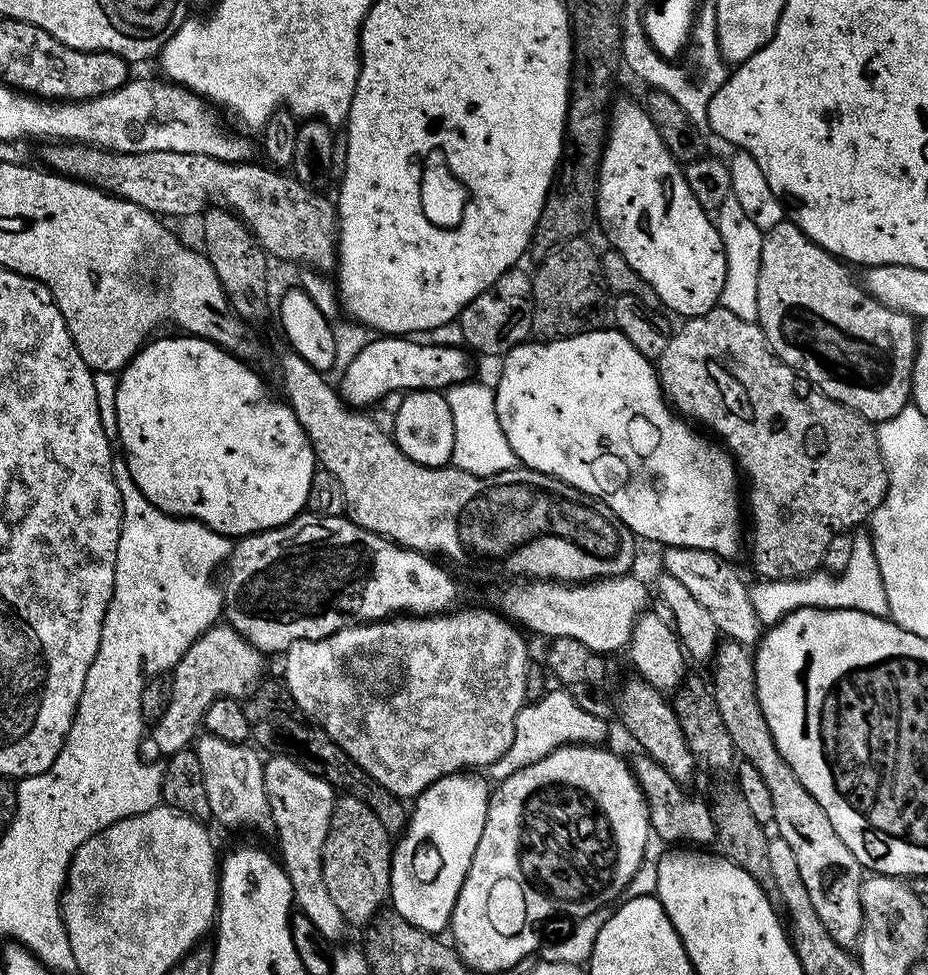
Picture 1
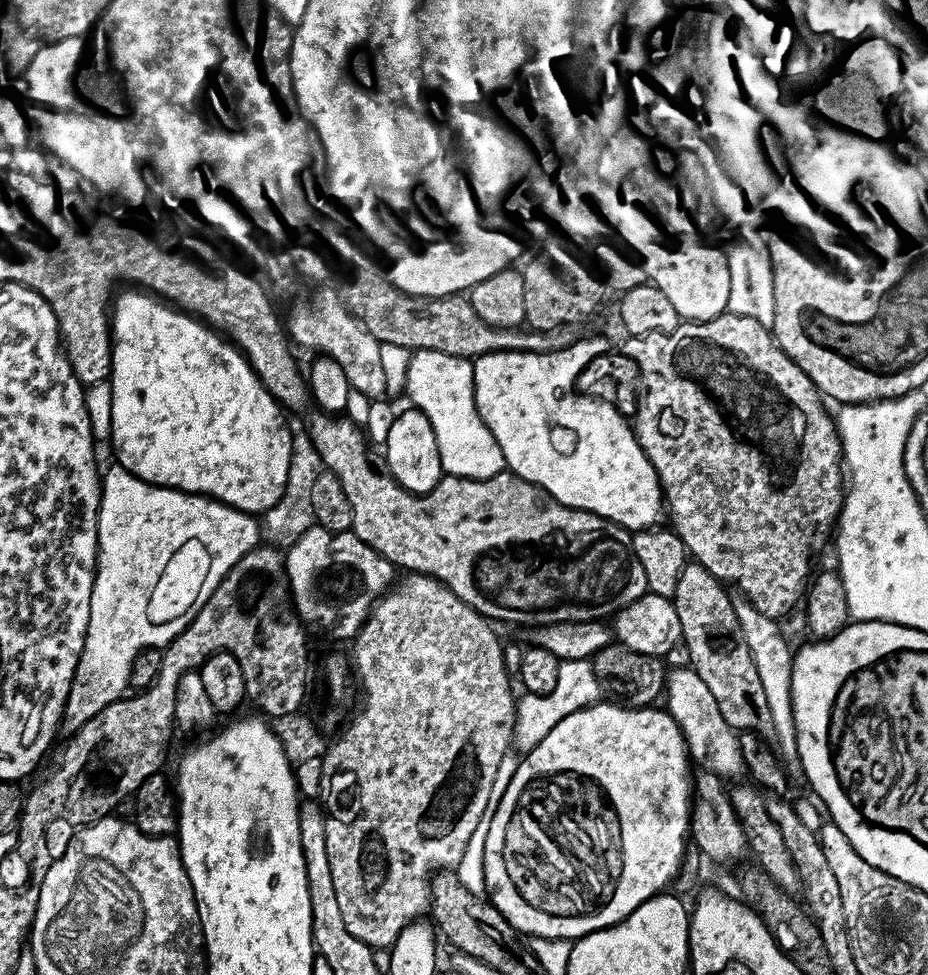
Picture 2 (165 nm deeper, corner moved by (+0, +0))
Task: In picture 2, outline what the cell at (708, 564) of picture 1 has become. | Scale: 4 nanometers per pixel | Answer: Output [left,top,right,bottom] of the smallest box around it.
[735,600,796,758]

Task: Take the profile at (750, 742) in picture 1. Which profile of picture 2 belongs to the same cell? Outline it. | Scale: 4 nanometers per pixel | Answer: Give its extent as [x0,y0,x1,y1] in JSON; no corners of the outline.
[671,562,773,734]

